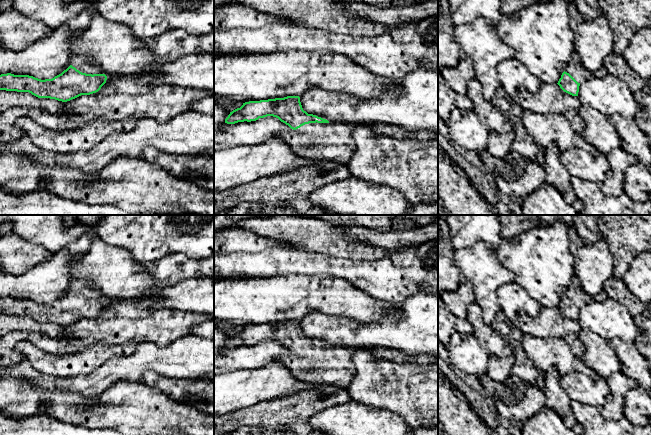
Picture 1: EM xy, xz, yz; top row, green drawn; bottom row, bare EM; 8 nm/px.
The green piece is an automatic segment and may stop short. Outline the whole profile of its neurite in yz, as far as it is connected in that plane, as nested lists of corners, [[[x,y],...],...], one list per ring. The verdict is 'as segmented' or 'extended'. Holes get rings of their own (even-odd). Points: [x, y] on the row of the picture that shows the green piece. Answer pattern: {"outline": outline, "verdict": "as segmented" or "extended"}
{"outline": [[[574,52],[557,84],[564,92],[572,96],[578,96],[580,84],[593,76],[592,72],[583,67],[579,56]]], "verdict": "extended"}

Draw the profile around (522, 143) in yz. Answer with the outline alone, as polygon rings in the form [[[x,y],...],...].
[[[502,86],[498,88],[492,103],[512,125],[515,138],[511,150],[536,161],[539,147],[533,142],[522,123],[523,108],[506,93]]]

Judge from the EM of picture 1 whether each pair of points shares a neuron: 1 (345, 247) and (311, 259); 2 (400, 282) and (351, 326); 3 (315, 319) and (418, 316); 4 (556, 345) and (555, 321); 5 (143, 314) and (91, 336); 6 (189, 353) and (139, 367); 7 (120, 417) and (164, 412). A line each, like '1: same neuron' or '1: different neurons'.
1: different neurons
2: different neurons
3: same neuron
4: different neurons
5: same neuron
6: same neuron
7: same neuron

